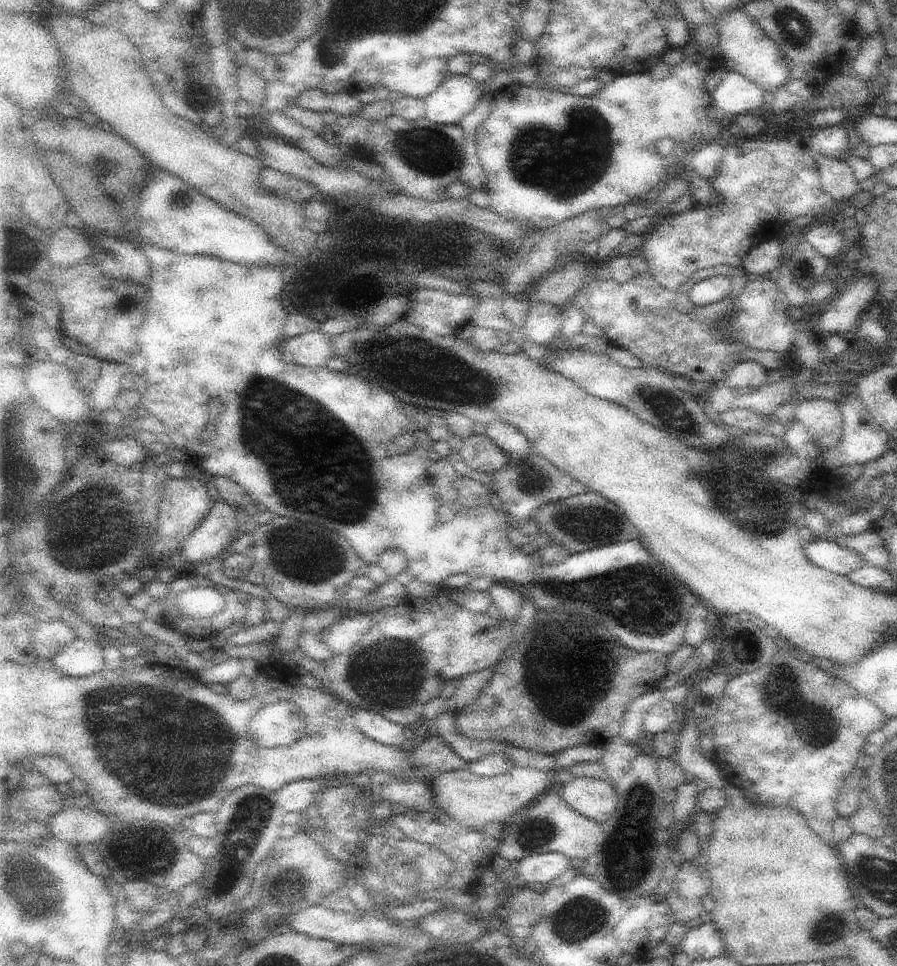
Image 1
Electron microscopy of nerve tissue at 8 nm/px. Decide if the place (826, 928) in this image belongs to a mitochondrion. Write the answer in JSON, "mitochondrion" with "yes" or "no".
{"mitochondrion":"yes"}

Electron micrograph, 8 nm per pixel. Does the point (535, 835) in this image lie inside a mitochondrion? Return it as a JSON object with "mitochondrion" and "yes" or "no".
{"mitochondrion":"yes"}

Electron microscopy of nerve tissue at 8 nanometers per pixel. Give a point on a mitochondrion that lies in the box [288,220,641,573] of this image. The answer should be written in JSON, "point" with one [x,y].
{"point":[440,370]}

